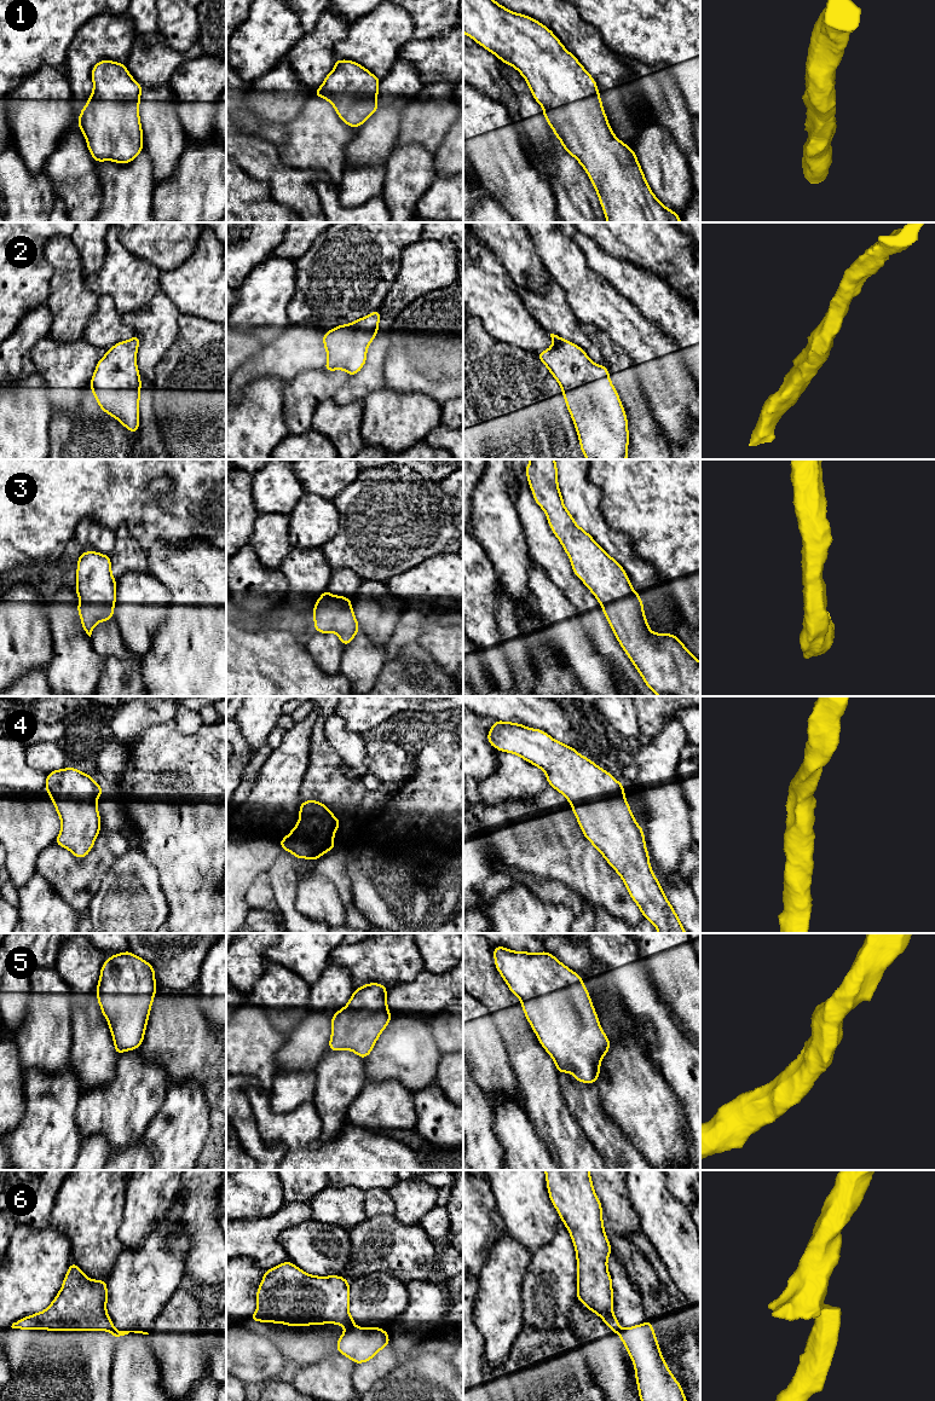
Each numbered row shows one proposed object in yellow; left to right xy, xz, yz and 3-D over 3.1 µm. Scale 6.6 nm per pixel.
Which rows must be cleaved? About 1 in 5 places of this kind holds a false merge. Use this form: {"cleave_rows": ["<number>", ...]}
{"cleave_rows": ["6"]}

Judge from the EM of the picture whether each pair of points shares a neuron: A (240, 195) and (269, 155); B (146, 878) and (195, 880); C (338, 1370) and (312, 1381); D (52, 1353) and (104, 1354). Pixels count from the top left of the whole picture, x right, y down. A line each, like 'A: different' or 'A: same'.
A: different
B: different
C: same
D: same

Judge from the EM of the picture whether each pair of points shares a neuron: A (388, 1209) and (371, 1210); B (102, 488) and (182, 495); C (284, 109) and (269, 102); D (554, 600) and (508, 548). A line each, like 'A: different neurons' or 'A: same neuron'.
A: same neuron
B: same neuron
C: same neuron
D: different neurons

